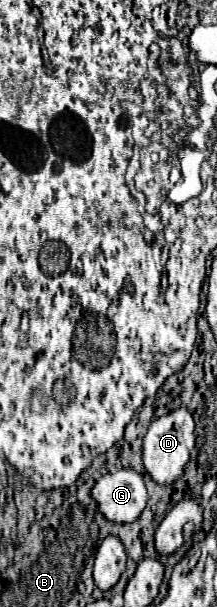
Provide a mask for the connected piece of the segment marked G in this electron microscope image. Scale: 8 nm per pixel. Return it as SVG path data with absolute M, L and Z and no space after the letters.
M131 468L99 476L91 488L97 510L111 522L135 522L147 504L147 490L141 474Z

